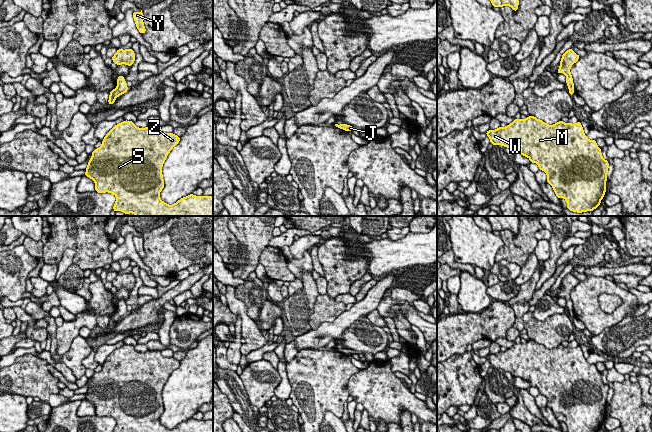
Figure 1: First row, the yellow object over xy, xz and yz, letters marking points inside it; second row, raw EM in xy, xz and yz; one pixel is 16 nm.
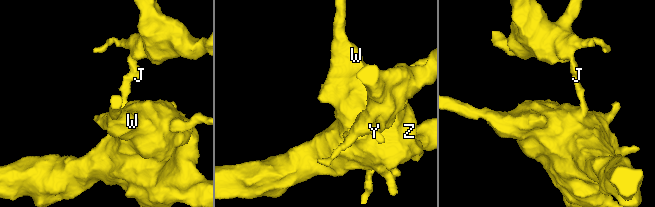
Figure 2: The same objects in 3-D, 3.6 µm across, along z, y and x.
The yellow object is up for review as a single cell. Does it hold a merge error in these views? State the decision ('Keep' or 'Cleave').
Cleave

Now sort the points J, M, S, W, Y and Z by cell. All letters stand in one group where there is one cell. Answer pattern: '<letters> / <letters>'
J Y / M S W Z

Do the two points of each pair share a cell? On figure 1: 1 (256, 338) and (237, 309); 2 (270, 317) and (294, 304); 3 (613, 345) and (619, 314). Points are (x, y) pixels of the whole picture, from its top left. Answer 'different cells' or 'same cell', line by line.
1: same cell
2: different cells
3: different cells

